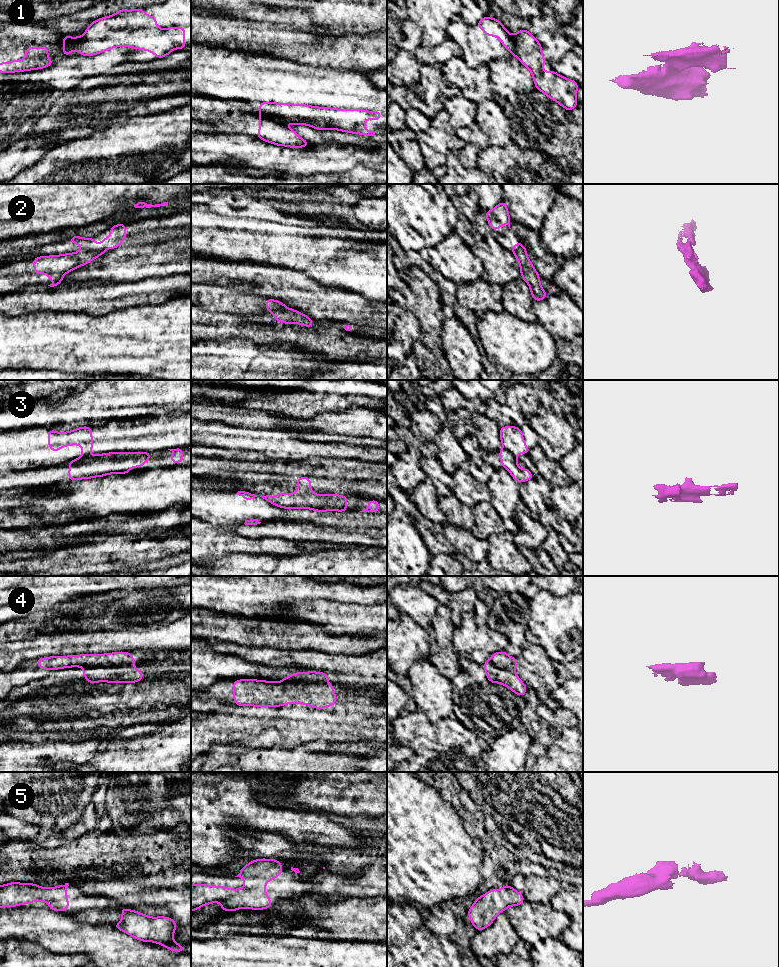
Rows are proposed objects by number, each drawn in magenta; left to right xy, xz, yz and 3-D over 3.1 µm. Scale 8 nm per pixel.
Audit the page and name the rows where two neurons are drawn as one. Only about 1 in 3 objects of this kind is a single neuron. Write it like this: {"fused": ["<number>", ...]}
{"fused": ["1", "2", "3", "4"]}

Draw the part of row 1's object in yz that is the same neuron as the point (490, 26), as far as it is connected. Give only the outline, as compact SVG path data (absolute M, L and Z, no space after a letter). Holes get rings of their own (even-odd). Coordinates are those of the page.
M485 15L475 25L480 27L486 36L495 36L498 38L503 46L510 51L511 55L515 56L513 36L498 19L489 18Z

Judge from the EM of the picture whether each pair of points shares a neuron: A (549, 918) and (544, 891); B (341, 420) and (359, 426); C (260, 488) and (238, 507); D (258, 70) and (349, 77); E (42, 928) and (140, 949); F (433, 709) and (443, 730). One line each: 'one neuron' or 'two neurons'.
A: two neurons
B: one neuron
C: two neurons
D: one neuron
E: one neuron
F: two neurons

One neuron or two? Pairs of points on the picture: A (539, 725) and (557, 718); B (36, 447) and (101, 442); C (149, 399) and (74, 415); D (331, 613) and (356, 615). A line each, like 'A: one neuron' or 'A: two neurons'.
A: two neurons
B: one neuron
C: one neuron
D: one neuron

